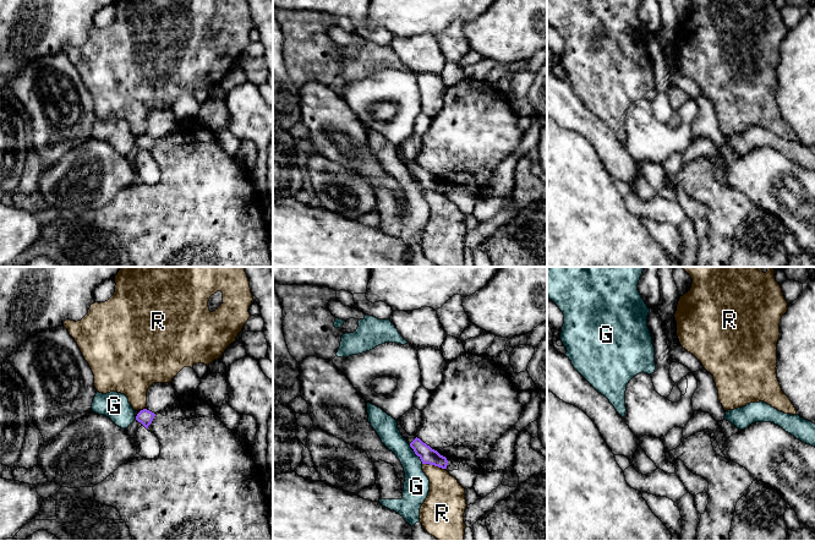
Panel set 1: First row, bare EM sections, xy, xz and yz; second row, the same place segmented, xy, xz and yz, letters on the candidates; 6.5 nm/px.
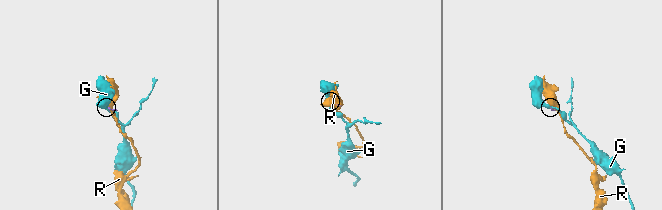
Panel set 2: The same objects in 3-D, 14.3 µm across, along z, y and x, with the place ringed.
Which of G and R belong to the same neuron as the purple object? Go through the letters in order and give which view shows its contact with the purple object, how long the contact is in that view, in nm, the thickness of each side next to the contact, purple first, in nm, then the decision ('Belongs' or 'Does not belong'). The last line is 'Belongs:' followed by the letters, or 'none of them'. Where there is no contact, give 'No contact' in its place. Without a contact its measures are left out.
G: Touches purple in xz. Shared border 110 nm. Thickness 110 nm (purple) against 170 nm. Does not belong
R: Touches purple in xz. Shared border 160 nm. Thickness 110 nm (purple) against 240 nm. Does not belong
Belongs: none of them

